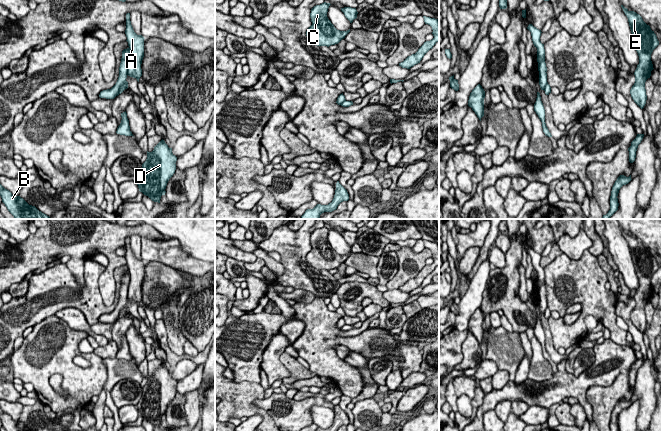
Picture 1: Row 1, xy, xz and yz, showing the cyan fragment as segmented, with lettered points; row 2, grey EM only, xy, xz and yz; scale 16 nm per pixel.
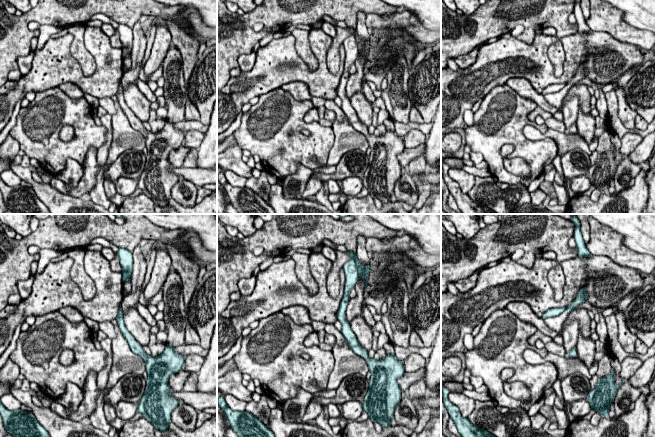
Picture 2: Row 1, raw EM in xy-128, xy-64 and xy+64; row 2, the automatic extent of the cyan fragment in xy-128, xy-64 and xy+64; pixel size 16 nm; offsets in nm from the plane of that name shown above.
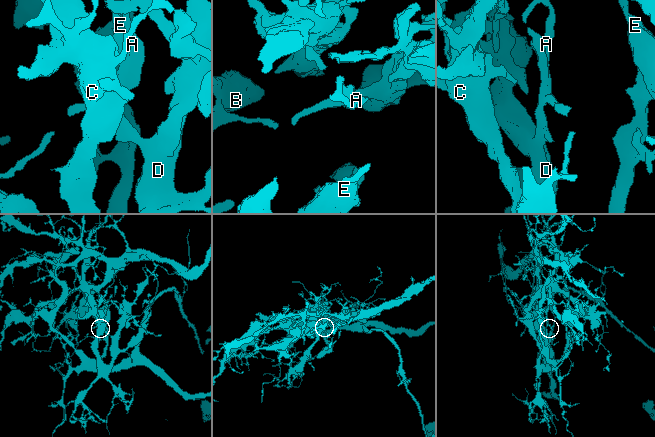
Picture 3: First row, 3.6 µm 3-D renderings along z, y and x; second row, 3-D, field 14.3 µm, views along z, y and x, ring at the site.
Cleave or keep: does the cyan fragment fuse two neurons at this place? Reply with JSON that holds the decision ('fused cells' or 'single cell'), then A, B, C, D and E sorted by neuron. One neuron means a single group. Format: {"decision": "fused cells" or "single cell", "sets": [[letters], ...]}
{"decision": "fused cells", "sets": [["A"], ["B", "C", "D", "E"]]}

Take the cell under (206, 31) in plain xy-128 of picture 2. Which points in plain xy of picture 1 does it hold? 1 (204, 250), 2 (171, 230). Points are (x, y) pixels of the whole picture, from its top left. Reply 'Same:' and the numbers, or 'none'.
Same: none

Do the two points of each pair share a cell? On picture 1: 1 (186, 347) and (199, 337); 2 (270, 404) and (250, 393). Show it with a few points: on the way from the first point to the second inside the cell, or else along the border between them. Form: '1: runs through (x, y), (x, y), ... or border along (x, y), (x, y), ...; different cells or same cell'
1: border along (180, 321), (182, 334), (198, 351); different cells
2: border along (256, 398), (253, 403), (261, 407), (273, 420); different cells

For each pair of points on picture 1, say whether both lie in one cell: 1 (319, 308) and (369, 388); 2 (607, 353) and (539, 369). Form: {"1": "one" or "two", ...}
{"1": "two", "2": "two"}

